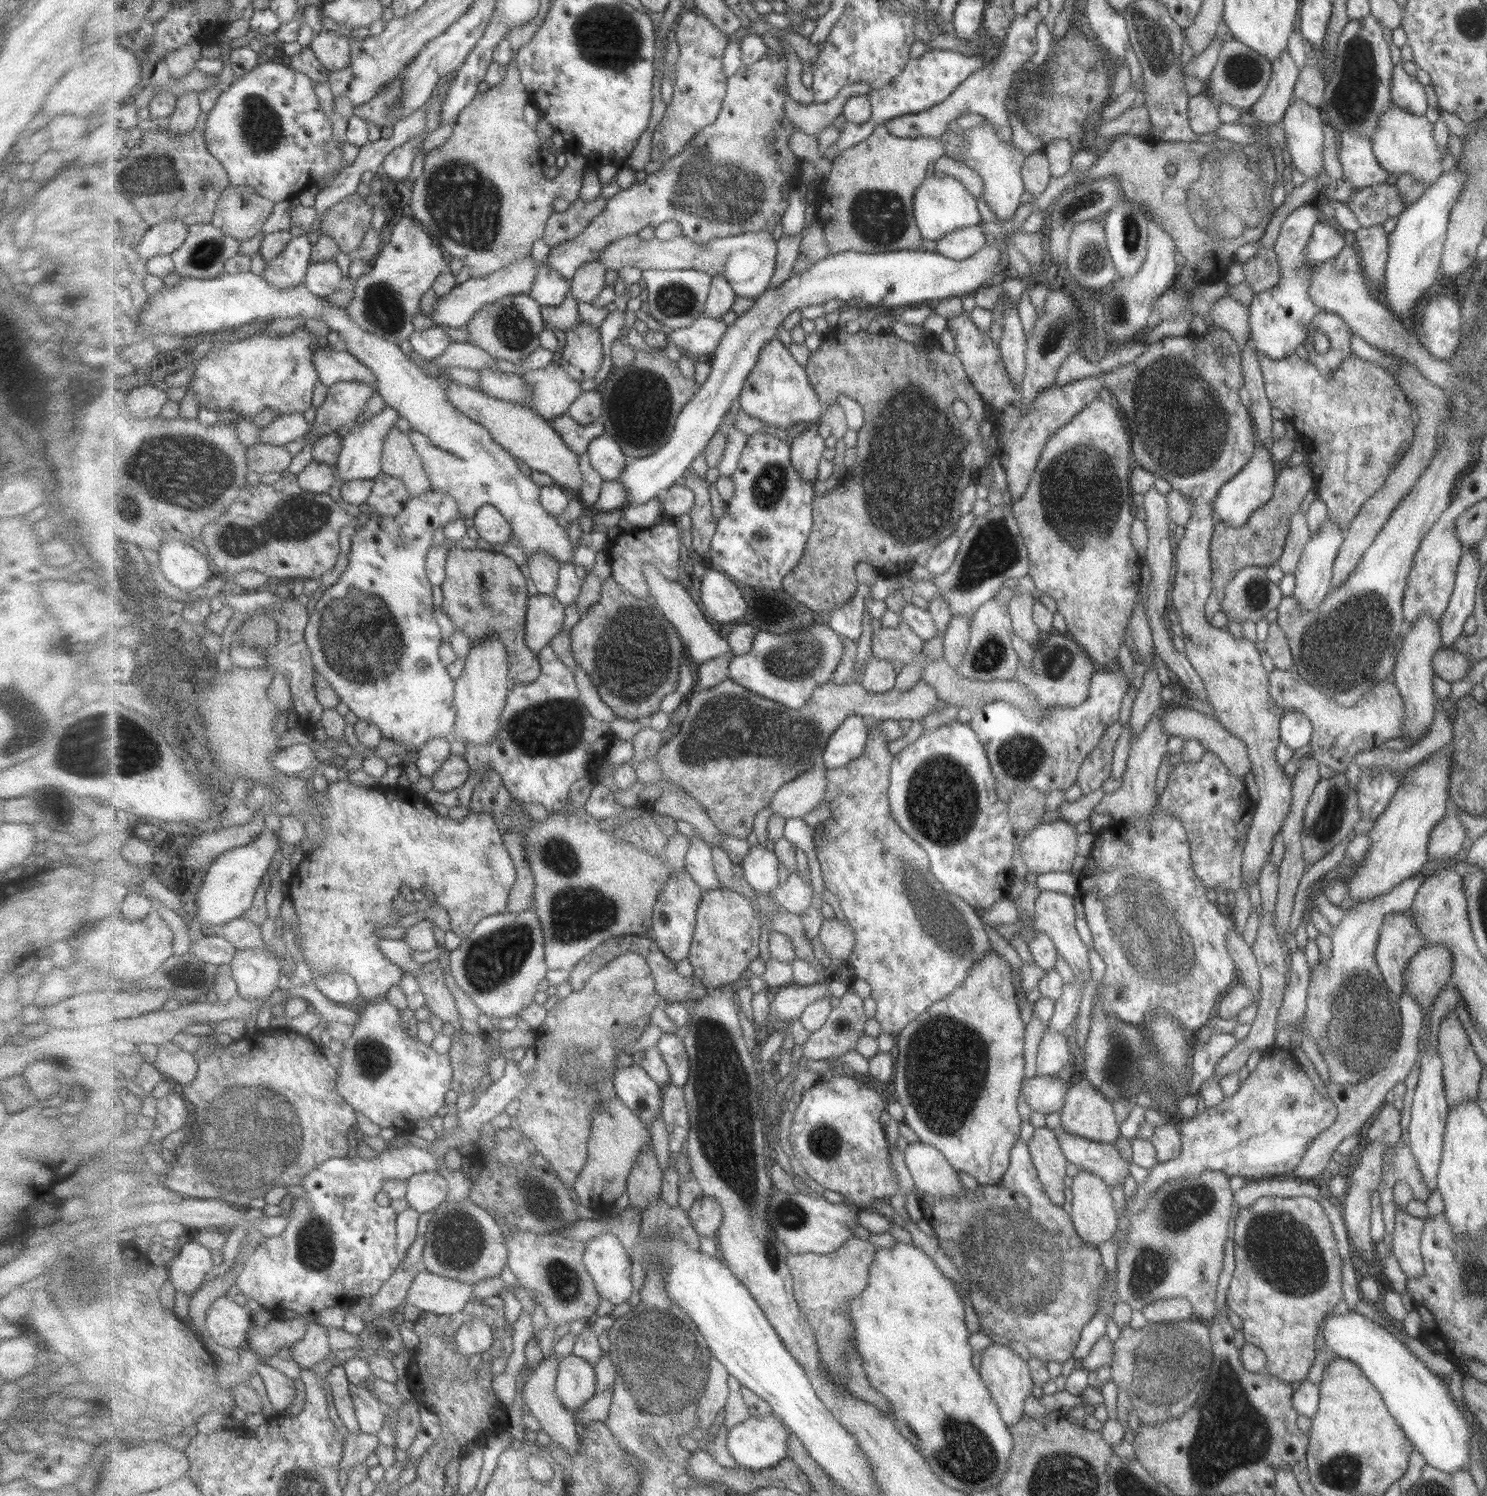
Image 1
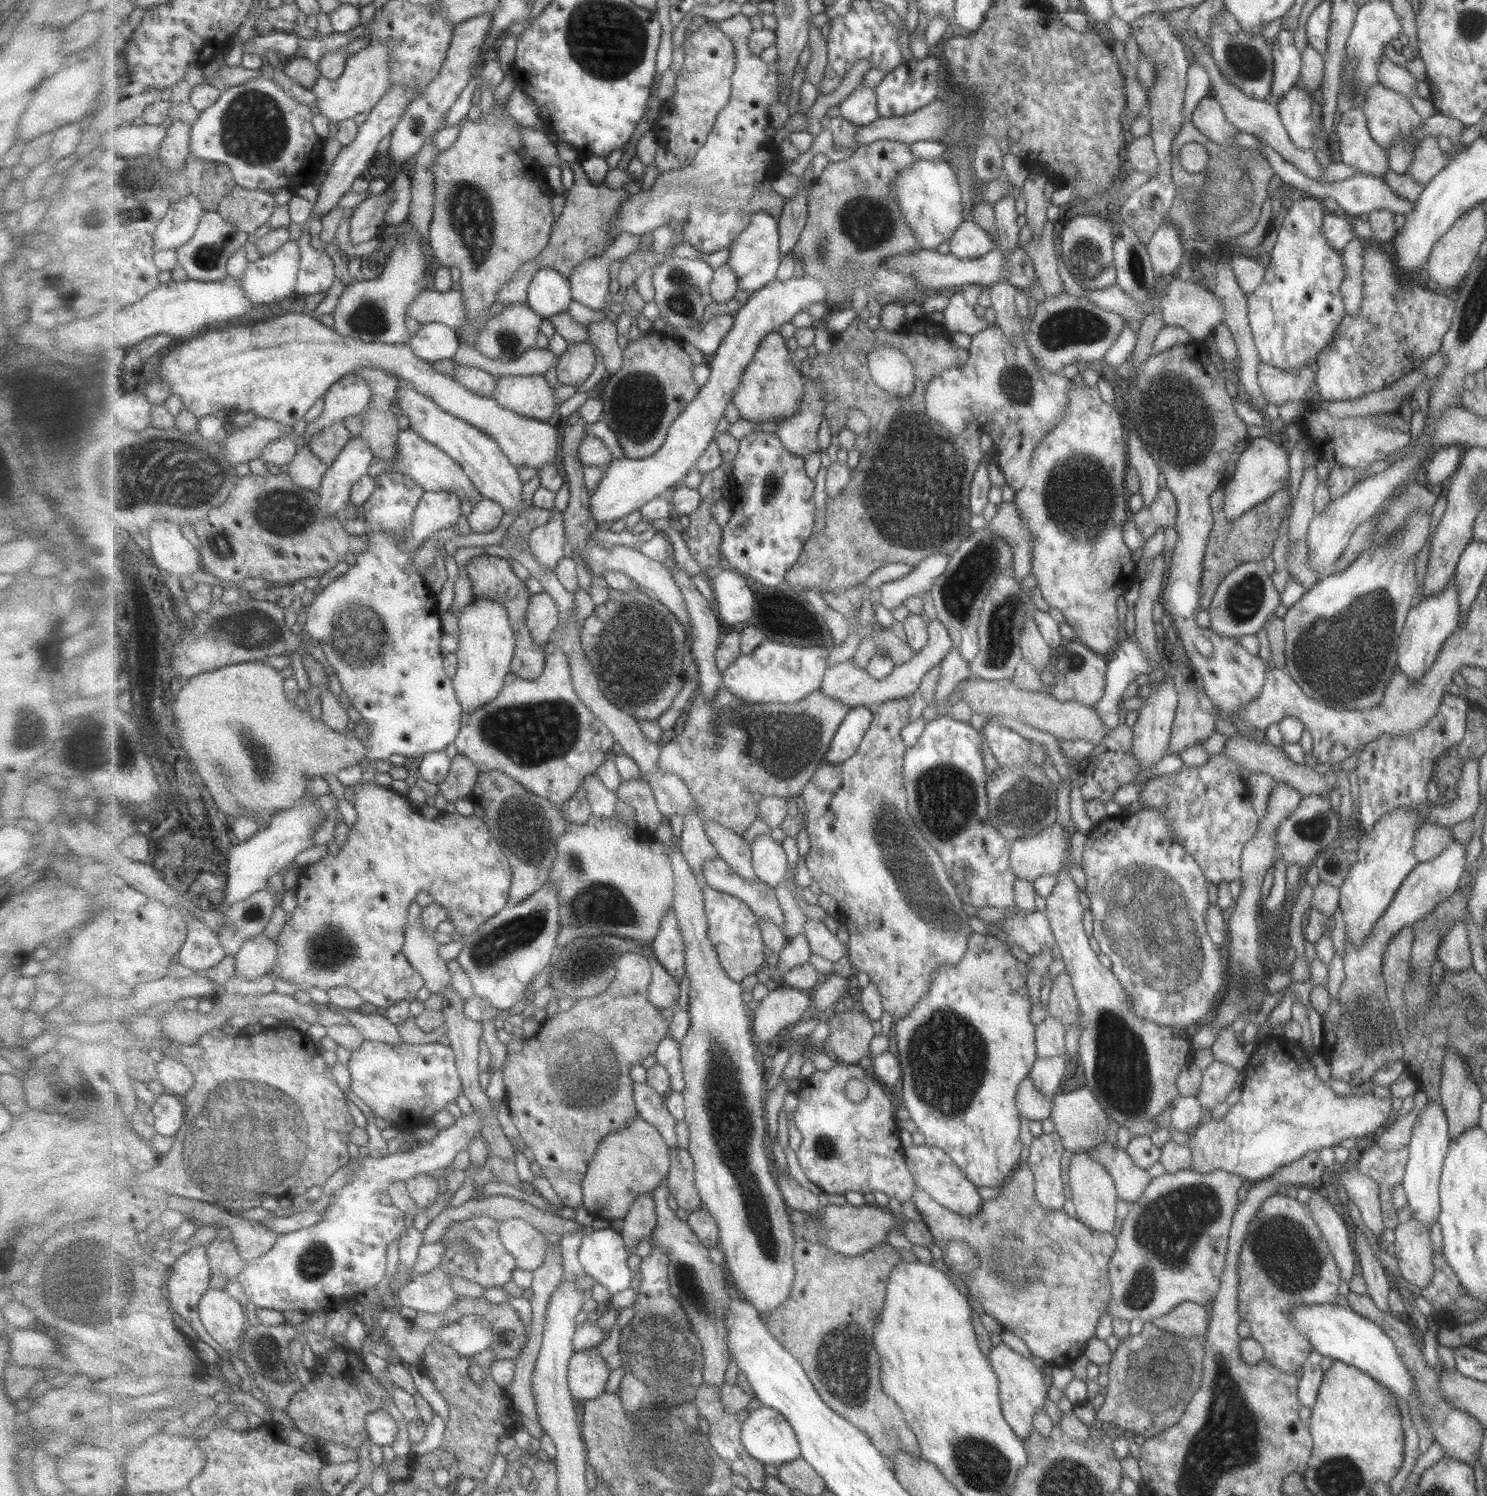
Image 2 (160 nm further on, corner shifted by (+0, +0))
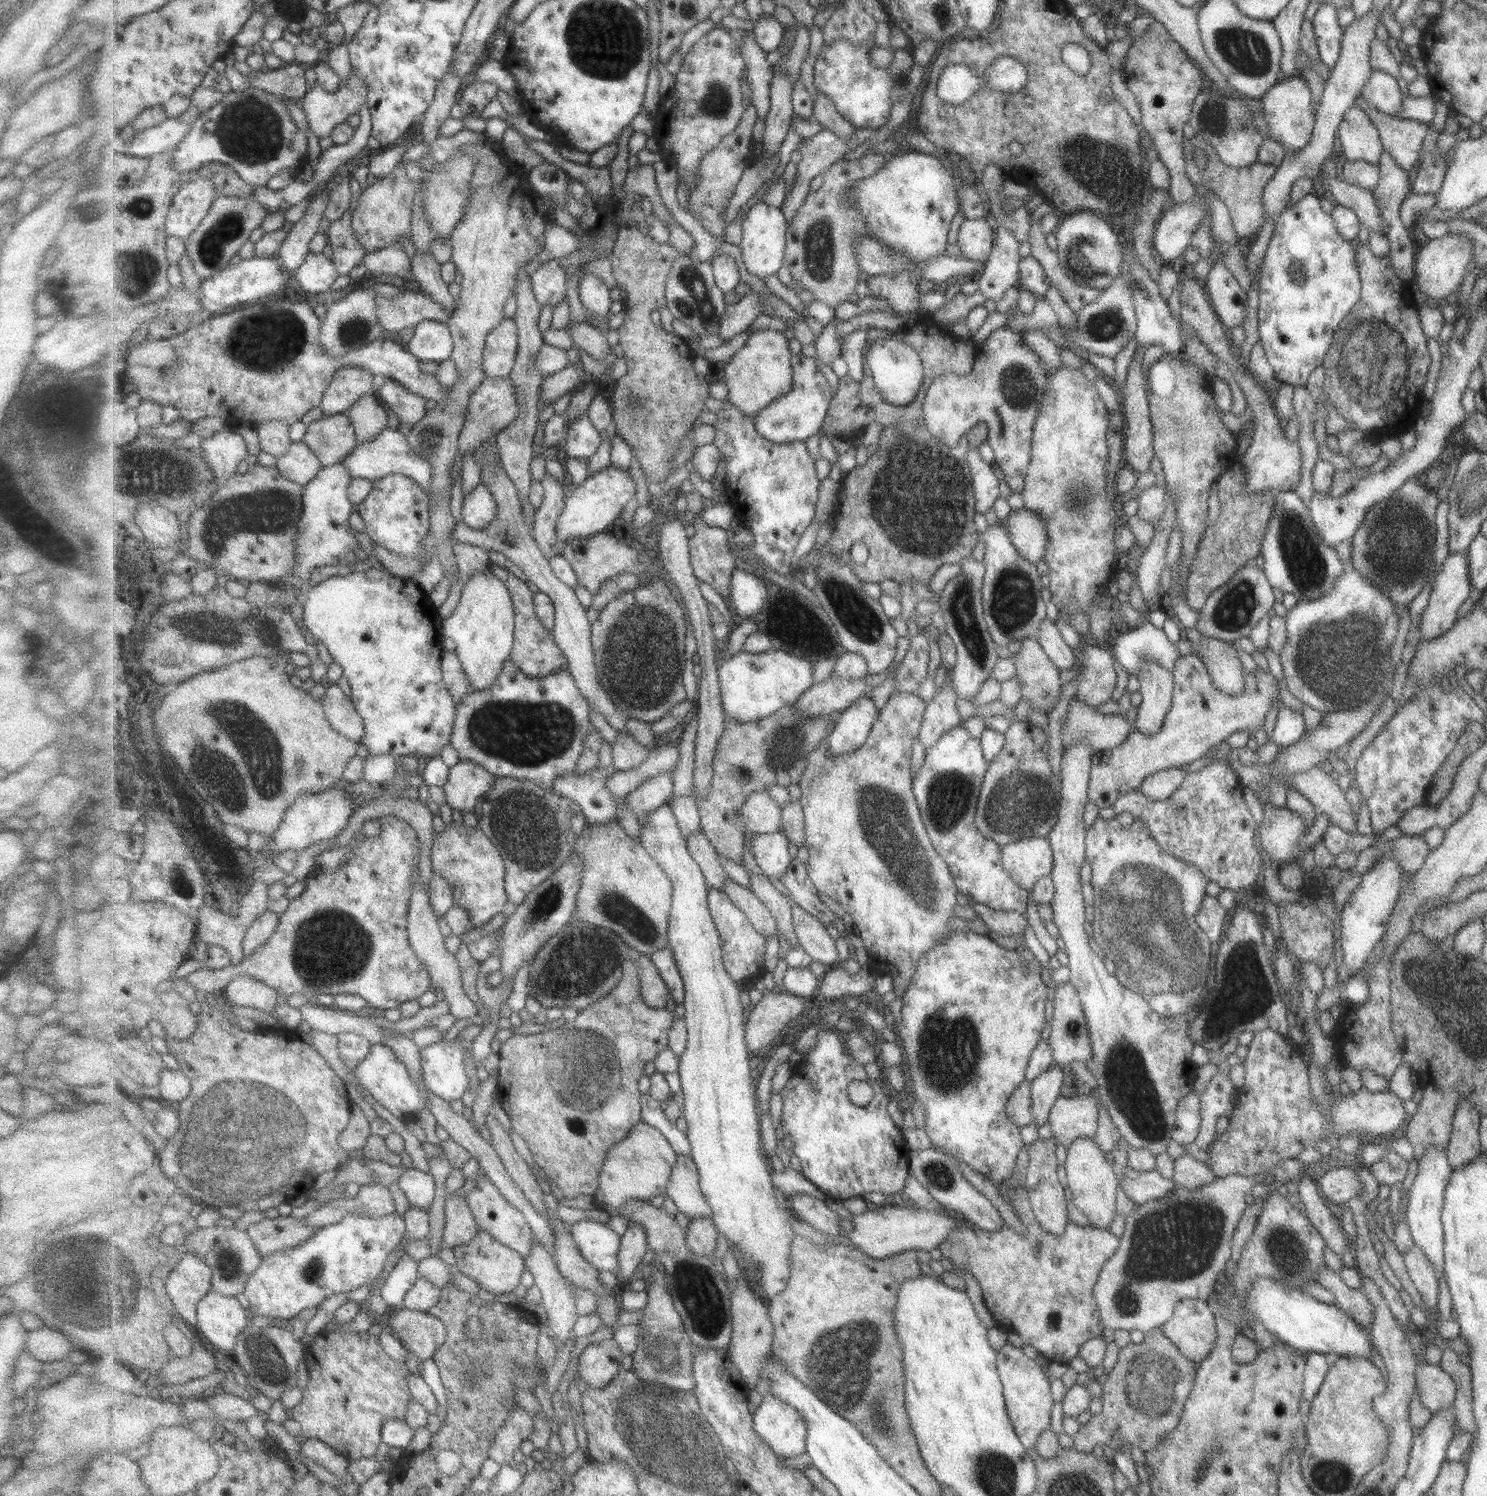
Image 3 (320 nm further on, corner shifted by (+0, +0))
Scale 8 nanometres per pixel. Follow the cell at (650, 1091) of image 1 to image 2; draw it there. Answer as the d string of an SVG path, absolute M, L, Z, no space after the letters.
M634 1082L634 1099L640 1110L640 1117L657 1128L670 1148L677 1148L679 1142L677 1142L675 1126L678 1122L668 1109L666 1096L651 1088L647 1082Z

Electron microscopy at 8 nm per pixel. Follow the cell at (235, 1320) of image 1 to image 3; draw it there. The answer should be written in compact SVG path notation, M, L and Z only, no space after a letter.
M209 1291L203 1300L198 1304L198 1324L194 1332L201 1332L203 1338L213 1349L219 1353L231 1354L236 1348L238 1336L247 1328L250 1323L251 1313L241 1306L237 1297L223 1296L215 1291Z

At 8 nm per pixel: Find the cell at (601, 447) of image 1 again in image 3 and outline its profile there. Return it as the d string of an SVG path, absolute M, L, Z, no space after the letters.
M589 415L568 422L565 440L565 452L573 459L591 458L604 443L602 432L597 430Z

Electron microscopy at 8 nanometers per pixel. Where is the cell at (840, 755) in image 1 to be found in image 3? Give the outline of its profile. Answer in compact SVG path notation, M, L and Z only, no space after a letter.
M861 697L835 719L833 730L826 744L833 756L855 752L867 743L880 710L875 708L871 697Z

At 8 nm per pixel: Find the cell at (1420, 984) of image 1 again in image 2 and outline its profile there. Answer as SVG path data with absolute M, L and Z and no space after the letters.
M1462 919L1452 923L1441 939L1436 956L1443 963L1443 972L1457 972L1470 967L1471 951L1469 951L1467 925Z

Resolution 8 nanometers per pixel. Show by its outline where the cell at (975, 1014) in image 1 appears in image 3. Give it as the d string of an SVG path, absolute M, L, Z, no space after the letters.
M961 929L953 931L950 937L936 947L933 947L928 953L925 953L917 963L917 970L913 975L910 987L904 992L903 1006L901 1010L902 1025L897 1027L897 1035L900 1036L904 1043L904 1052L908 1060L907 1076L909 1077L909 1092L907 1099L917 1100L925 1110L925 1132L931 1140L934 1148L943 1150L945 1154L955 1155L959 1160L965 1162L999 1184L1002 1180L1009 1179L1011 1170L1014 1170L1014 1164L1017 1158L1019 1148L1023 1146L1019 1140L1019 1128L1009 1120L1007 1104L1009 1095L1016 1090L1020 1083L1023 1083L1024 1072L1027 1070L1028 1062L1031 1058L1033 1046L1039 1043L1041 1030L1045 1026L1045 1002L1047 1002L1047 988L1043 986L1041 976L1039 976L1039 963L1031 952L1023 945L1018 949L1008 950L987 937L987 934L977 934L970 929Z

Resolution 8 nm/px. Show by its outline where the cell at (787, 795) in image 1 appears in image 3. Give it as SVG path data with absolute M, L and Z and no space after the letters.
M757 792L749 796L740 818L751 833L774 833L782 828L782 807L769 792Z

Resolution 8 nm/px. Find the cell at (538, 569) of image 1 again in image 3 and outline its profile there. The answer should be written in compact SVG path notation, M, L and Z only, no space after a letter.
M546 472L542 478L544 488L543 502L536 508L536 521L533 525L533 538L537 541L539 548L550 560L555 556L553 548L559 546L557 538L557 524L561 512L564 511L566 495L563 492L564 484Z

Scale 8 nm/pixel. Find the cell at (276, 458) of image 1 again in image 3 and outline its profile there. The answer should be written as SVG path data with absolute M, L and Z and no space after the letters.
M272 420L254 427L258 433L260 450L267 454L272 454L279 458L293 444L291 438L289 438L289 428L291 426L282 420Z

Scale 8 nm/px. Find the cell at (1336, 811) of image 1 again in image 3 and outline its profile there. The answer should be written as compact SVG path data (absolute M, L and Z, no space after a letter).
M1267 804L1263 806L1262 811L1262 820L1256 830L1257 836L1259 836L1259 844L1261 844L1263 852L1269 857L1273 865L1289 864L1291 860L1297 861L1301 853L1296 851L1296 842L1298 838L1306 832L1309 826L1304 826L1299 816L1287 809Z

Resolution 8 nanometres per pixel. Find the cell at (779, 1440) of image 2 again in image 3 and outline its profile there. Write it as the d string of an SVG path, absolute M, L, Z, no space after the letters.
M765 1393L754 1412L754 1431L779 1456L799 1456L806 1452L808 1422L787 1401Z

